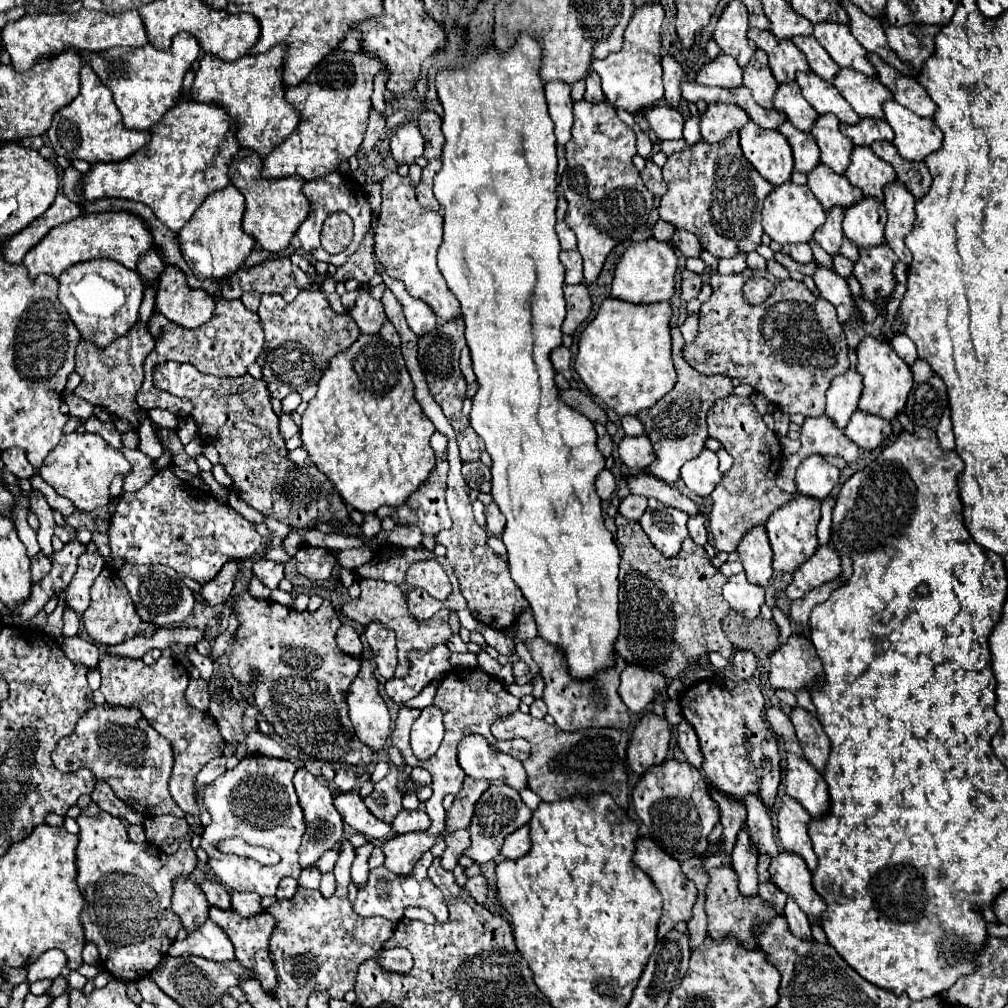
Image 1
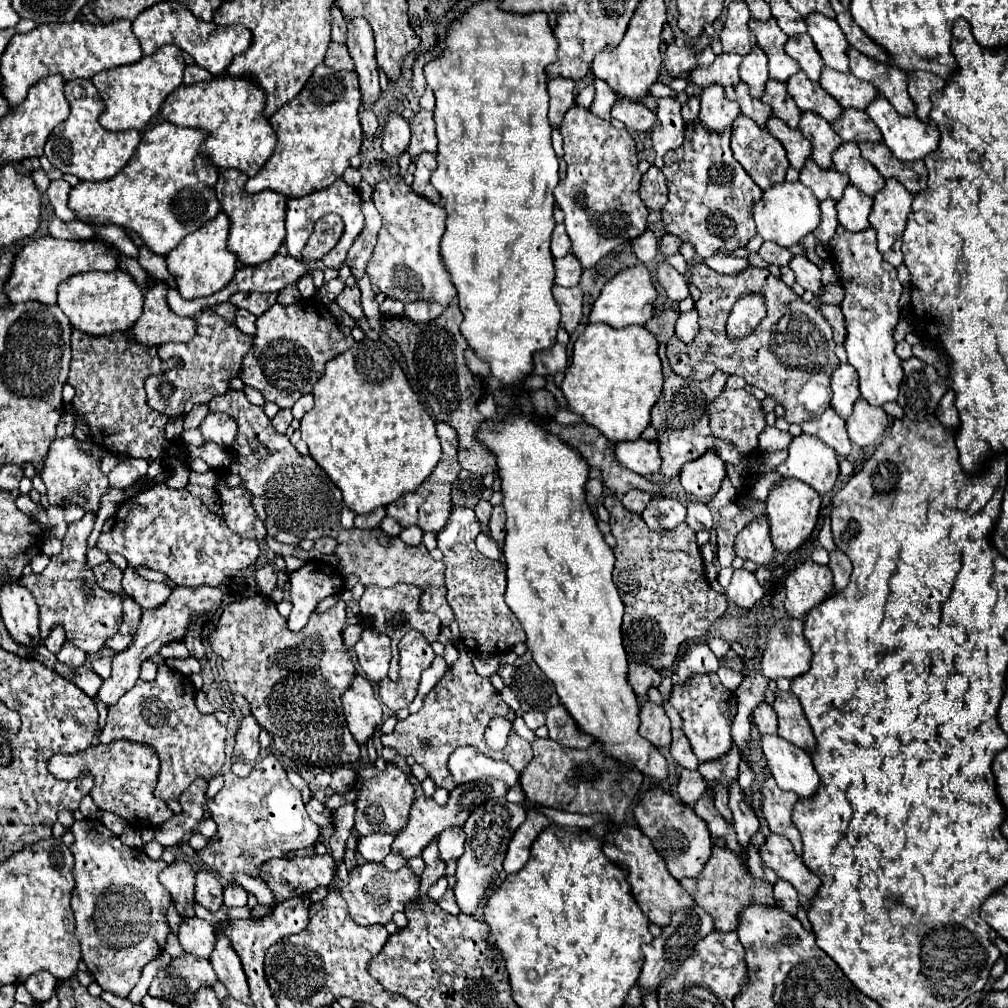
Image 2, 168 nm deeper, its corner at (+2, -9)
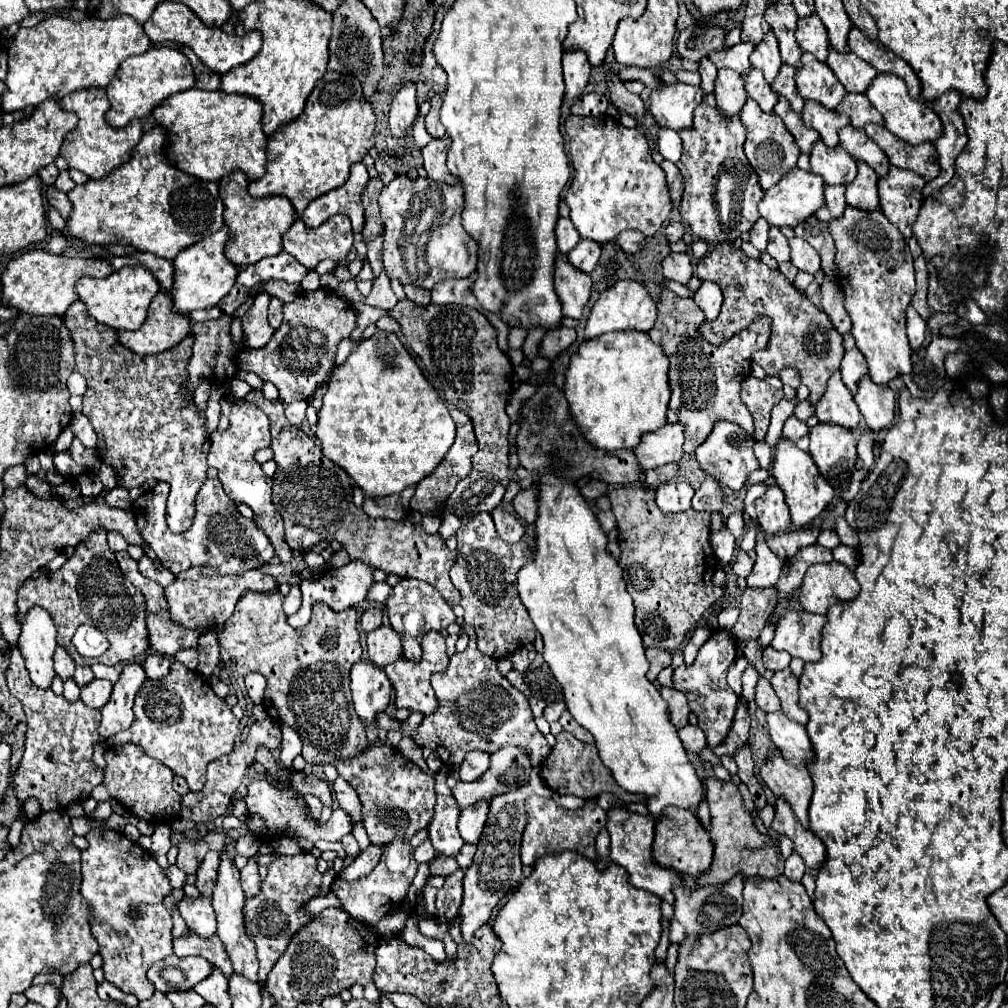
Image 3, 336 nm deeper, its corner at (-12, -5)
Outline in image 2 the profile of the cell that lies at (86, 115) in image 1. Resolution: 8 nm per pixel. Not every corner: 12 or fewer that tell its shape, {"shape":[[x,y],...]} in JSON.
{"shape":[[91,80],[65,84],[71,114],[45,144],[63,174],[109,180],[133,156],[137,130],[99,124]]}

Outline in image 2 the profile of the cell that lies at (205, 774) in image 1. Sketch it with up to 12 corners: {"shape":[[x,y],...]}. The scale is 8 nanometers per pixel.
{"shape":[[99,818],[71,826],[75,936],[127,998],[163,952],[167,868]]}

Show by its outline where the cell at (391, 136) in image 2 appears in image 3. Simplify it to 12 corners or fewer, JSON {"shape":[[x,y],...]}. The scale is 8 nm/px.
{"shape":[[405,82],[391,102],[391,134],[415,124],[419,108],[415,84]]}

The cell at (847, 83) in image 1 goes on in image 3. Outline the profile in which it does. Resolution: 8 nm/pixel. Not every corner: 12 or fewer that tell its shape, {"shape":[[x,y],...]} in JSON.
{"shape":[[829,48],[827,64],[847,92],[865,92],[877,70]]}

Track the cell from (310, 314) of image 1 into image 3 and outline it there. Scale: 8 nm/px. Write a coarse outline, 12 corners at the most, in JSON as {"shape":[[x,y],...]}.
{"shape":[[331,288],[301,292],[239,370],[309,400],[357,328]]}

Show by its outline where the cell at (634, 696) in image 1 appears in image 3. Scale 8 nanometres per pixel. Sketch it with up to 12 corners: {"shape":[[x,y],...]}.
{"shape":[[647,648],[651,682],[671,664],[671,654],[663,648]]}

